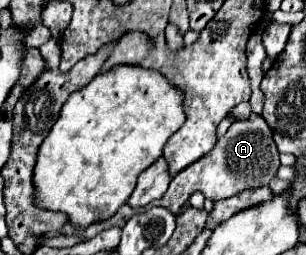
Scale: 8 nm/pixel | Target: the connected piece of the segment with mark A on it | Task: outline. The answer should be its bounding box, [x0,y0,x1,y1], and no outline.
[154,113,280,215]

